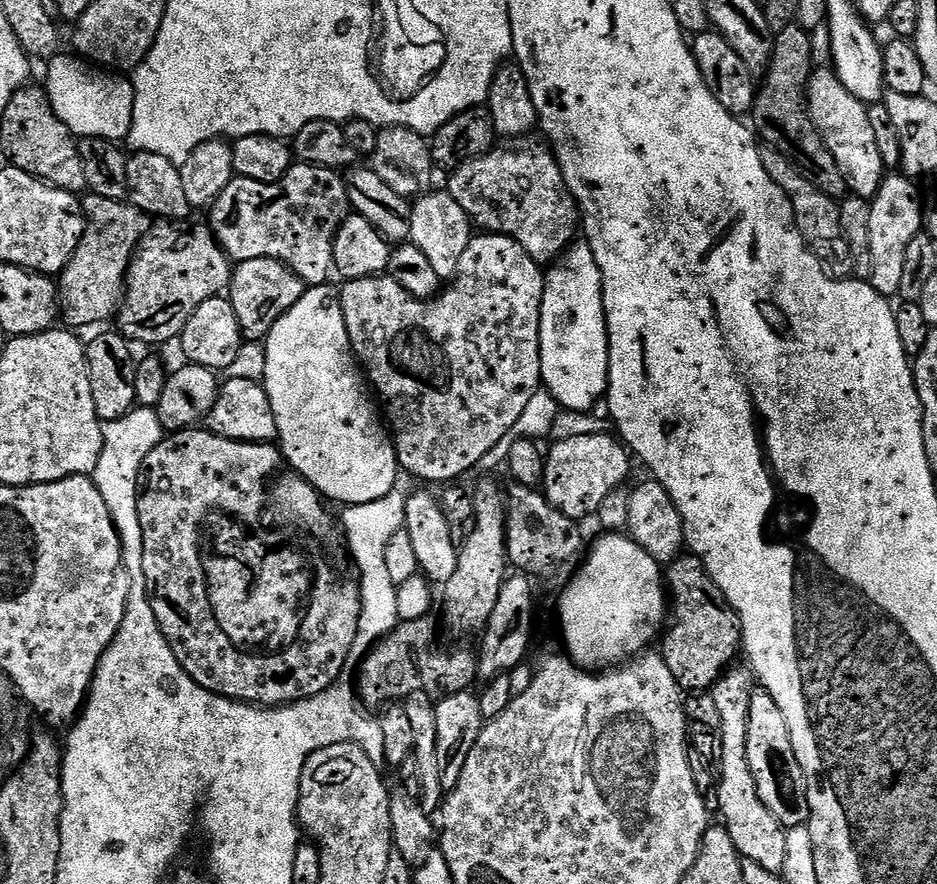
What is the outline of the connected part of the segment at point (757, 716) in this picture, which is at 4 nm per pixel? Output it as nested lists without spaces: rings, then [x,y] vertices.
[[[753,691],[750,698],[750,722],[748,723],[748,734],[746,738],[746,752],[750,762],[750,770],[754,774],[754,782],[758,786],[758,796],[762,802],[766,802],[766,808],[783,828],[797,828],[808,823],[812,817],[810,802],[808,801],[808,783],[804,777],[804,765],[798,762],[794,754],[794,742],[790,742],[790,726],[786,726],[786,718],[782,710],[778,710],[778,702],[766,691]]]

